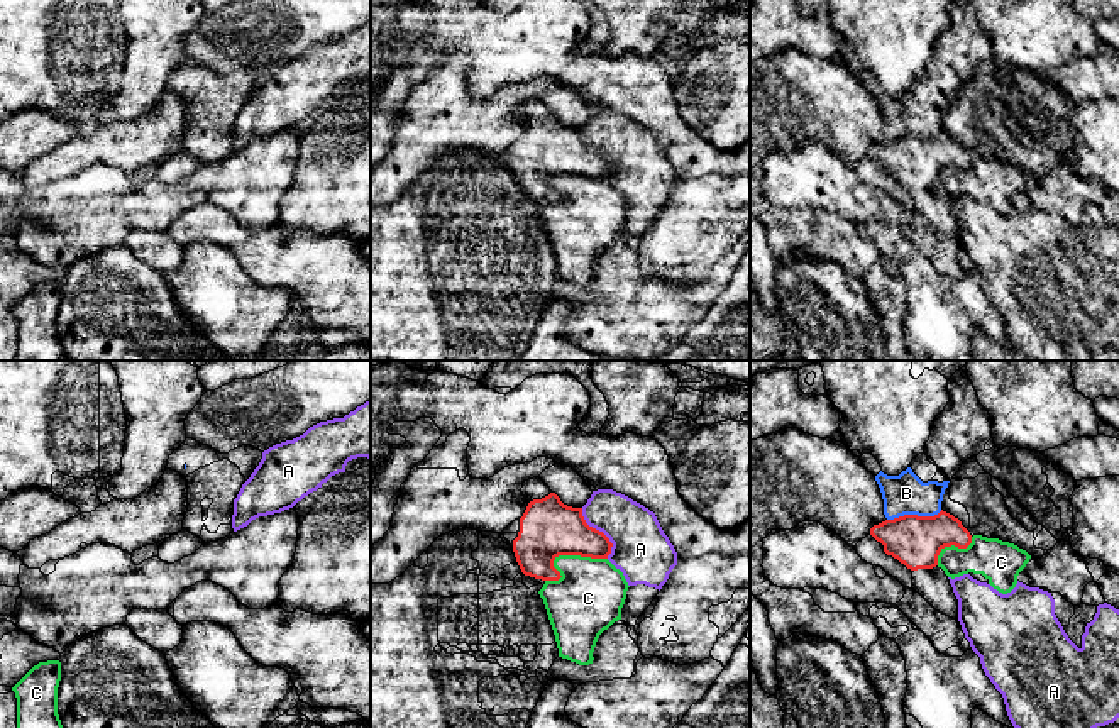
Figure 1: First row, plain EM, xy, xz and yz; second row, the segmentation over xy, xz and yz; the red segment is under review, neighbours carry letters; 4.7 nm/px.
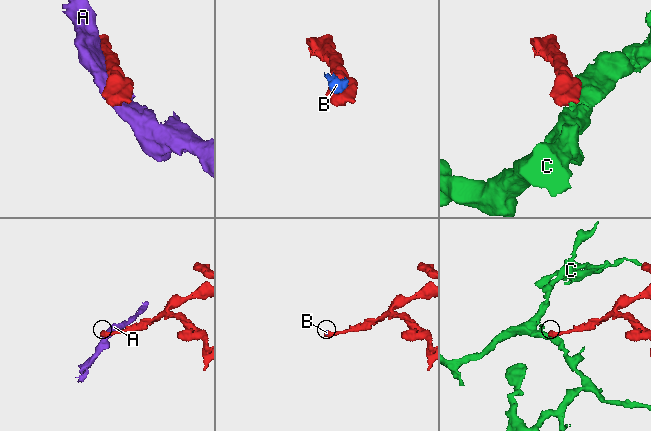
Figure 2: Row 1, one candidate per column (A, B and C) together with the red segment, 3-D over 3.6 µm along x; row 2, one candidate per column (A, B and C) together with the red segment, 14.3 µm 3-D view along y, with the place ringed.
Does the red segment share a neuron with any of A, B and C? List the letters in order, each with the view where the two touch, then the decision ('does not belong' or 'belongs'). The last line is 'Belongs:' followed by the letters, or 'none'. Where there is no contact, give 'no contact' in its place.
A: xz | does not belong
B: yz | does not belong
C: xz | does not belong
Belongs: none

